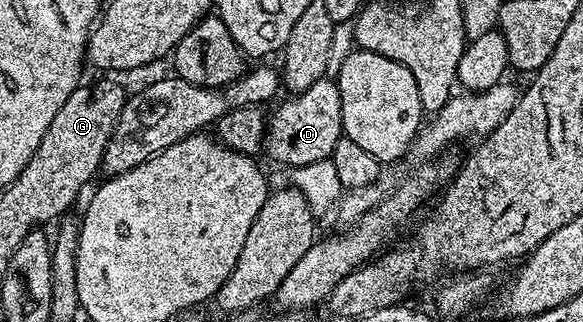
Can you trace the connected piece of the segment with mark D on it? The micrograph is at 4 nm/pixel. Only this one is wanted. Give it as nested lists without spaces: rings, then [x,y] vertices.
[[[330,76],[321,78],[303,94],[287,99],[287,102],[279,101],[273,107],[274,114],[272,110],[269,115],[264,143],[265,157],[270,157],[272,161],[279,162],[282,166],[290,166],[289,168],[316,164],[316,160],[330,158],[336,144],[344,137],[340,88],[337,81]]]

